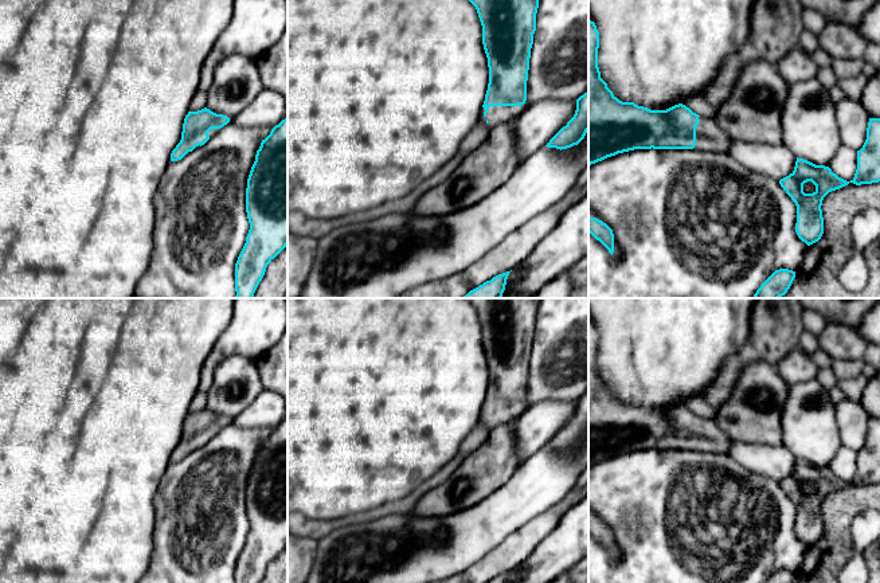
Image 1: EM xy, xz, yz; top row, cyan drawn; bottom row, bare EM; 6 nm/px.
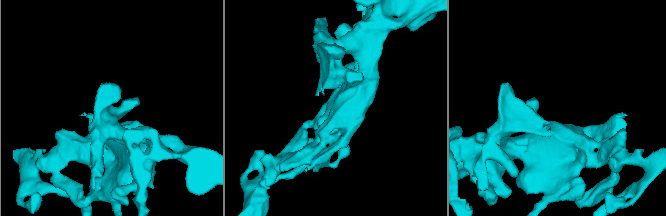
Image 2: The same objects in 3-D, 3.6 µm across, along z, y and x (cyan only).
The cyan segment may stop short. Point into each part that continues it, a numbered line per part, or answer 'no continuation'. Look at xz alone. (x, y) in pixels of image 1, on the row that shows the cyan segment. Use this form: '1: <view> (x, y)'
1: xz (496, 114)

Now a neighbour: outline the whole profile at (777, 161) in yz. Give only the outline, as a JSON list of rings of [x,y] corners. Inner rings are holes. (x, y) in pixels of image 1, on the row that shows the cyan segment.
[[[731,140],[727,154],[748,171],[777,181],[793,173],[797,157],[785,145]]]

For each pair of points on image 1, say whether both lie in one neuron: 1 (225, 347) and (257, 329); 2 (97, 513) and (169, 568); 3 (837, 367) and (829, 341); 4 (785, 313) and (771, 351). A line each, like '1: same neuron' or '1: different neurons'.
1: same neuron
2: different neurons
3: different neurons
4: same neuron

